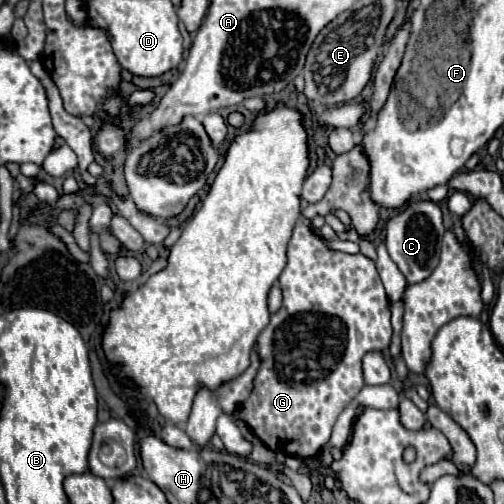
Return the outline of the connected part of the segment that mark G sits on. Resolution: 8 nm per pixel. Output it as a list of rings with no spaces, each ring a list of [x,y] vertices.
[[[302,221],[296,223],[294,231],[292,231],[292,237],[288,241],[288,251],[286,251],[286,257],[288,257],[288,263],[284,267],[284,271],[280,273],[280,289],[282,289],[282,295],[284,295],[284,301],[282,301],[282,307],[278,313],[274,313],[270,317],[270,323],[268,327],[260,333],[260,339],[258,339],[258,355],[260,355],[260,371],[254,379],[254,391],[252,395],[248,397],[248,401],[242,403],[240,411],[238,411],[238,417],[254,431],[256,437],[260,437],[264,441],[264,445],[268,445],[272,451],[276,453],[284,453],[284,455],[298,455],[298,457],[316,457],[324,445],[328,443],[330,439],[330,433],[332,433],[332,425],[336,421],[336,417],[342,413],[342,409],[358,395],[358,391],[364,387],[364,379],[362,379],[362,357],[364,353],[368,351],[382,351],[390,345],[390,337],[392,337],[392,325],[390,325],[390,301],[384,293],[384,287],[382,287],[382,281],[378,277],[378,271],[376,271],[376,265],[374,261],[370,261],[368,257],[364,257],[362,253],[358,255],[348,255],[348,253],[340,253],[340,251],[330,251],[322,239],[318,235],[314,235],[314,231],[304,225]]]

